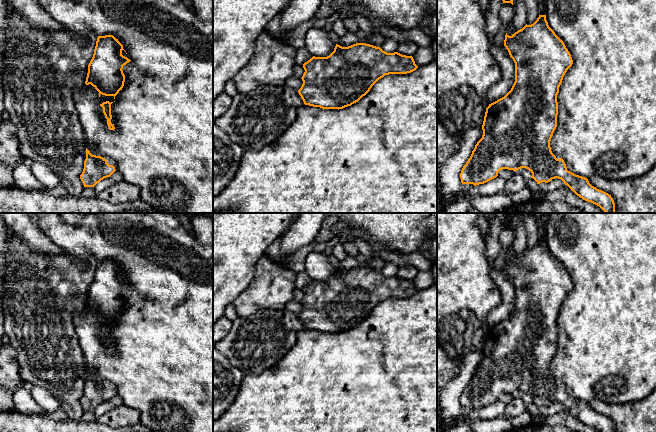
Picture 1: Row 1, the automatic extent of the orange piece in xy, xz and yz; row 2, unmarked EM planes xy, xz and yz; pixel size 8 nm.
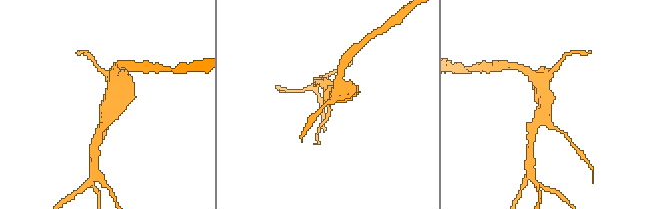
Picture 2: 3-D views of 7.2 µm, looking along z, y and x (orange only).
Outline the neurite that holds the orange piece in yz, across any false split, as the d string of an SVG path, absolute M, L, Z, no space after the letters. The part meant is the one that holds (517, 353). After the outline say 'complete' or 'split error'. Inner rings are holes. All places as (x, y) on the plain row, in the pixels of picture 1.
M539 239L533 248L526 248L512 260L506 257L504 270L515 287L515 306L504 321L489 328L486 332L482 349L483 359L461 394L461 407L476 410L496 402L498 396L502 393L517 395L521 392L526 392L532 397L531 402L537 408L548 407L552 403L558 402L583 424L591 426L600 432L615 432L611 419L592 410L587 402L568 395L564 384L562 382L557 383L551 375L550 365L557 351L557 319L563 301L572 290L573 284L564 266L549 251L546 239Z; complete

